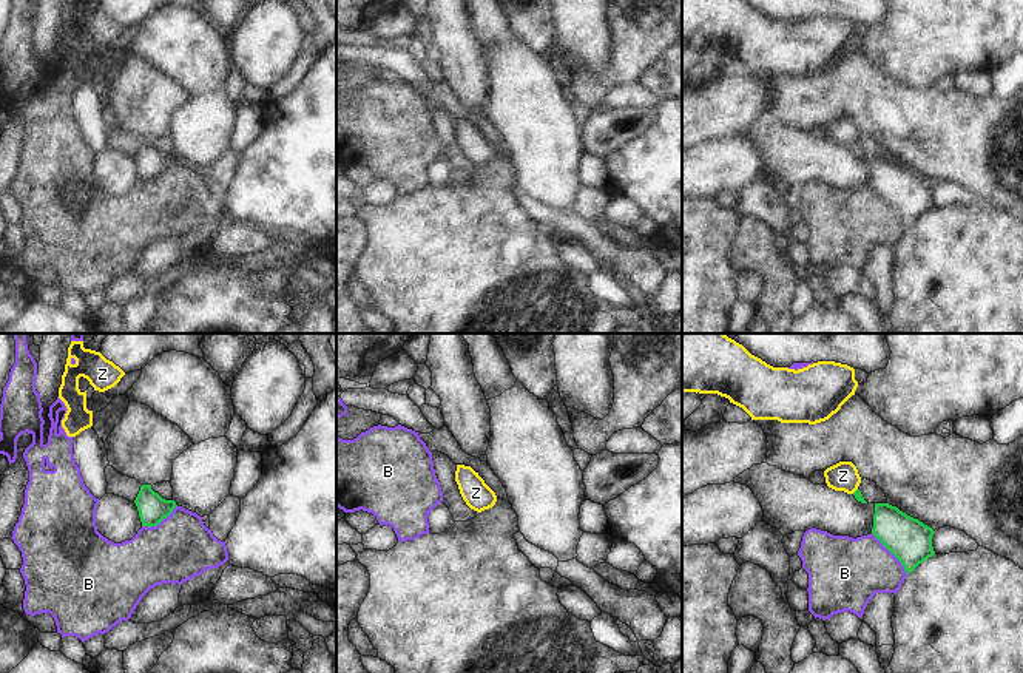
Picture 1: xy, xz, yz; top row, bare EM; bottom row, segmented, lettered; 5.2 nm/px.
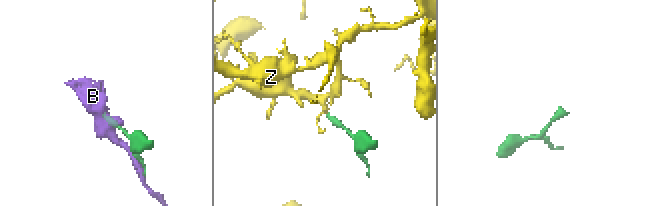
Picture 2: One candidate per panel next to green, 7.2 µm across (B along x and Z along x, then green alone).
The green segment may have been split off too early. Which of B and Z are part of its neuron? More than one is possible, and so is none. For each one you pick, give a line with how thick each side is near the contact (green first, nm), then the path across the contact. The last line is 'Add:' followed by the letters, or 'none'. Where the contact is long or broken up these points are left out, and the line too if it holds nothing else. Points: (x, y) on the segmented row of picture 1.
Z: Thickness 50 nm (green) against 150 nm. Path across: yz (858, 496), (855, 491), (843, 476)
Add: Z

